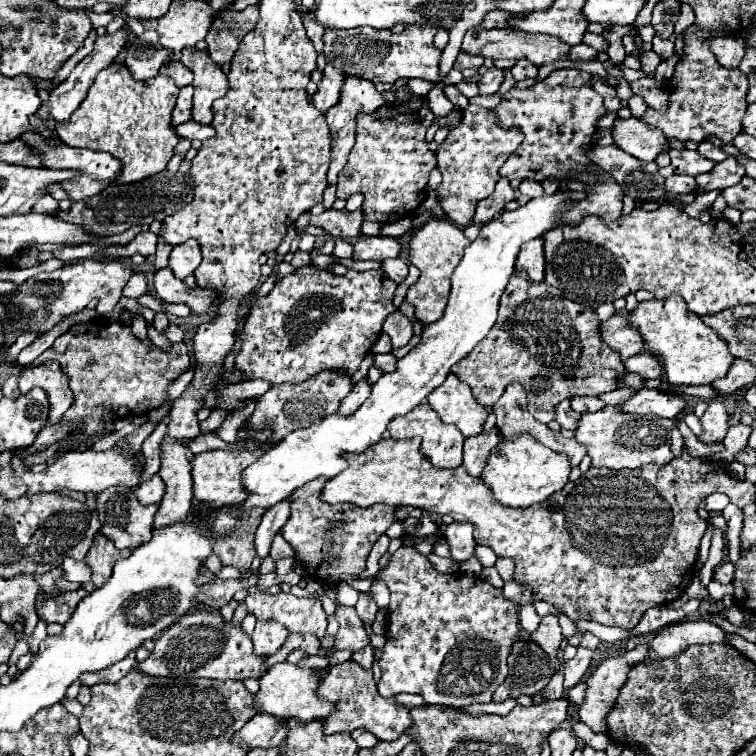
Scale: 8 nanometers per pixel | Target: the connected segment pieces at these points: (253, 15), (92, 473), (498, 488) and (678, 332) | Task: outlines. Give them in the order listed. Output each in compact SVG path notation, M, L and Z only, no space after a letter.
M249 5L245 11L223 11L217 13L209 33L205 37L209 45L209 55L215 63L229 63L237 51L241 39L257 25L259 7Z
M115 447L109 451L93 451L93 449L83 449L83 451L71 451L67 455L63 455L61 459L57 459L55 463L47 465L45 471L41 473L33 473L29 471L21 459L13 457L11 459L11 467L17 475L17 479L23 479L27 485L27 493L25 495L37 495L37 493L55 493L55 491L75 491L75 493L93 493L99 495L101 491L113 487L113 485L121 485L121 487L137 487L139 485L139 469L135 469L133 463L133 455L125 457L123 451L117 451Z
M521 435L511 441L499 441L497 447L489 453L487 467L481 473L483 483L493 491L493 497L505 507L531 507L535 503L545 501L551 493L559 491L569 479L571 465L565 455L555 453L553 449L529 439L529 435Z
M673 295L665 301L651 299L637 303L625 319L631 327L639 329L643 337L643 351L661 359L665 377L671 385L709 385L713 379L719 379L725 371L729 371L733 355L729 353L727 343L711 327L707 327L699 315L687 309L681 295Z

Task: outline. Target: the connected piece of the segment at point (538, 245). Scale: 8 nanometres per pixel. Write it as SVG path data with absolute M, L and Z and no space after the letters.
M541 237L531 239L521 247L519 257L515 261L515 275L527 275L529 283L543 283L545 279L545 255Z

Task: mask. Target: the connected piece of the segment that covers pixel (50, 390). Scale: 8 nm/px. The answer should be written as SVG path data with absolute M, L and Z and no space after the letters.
M43 363L35 369L25 369L19 377L19 389L25 395L33 387L41 387L47 393L49 399L49 425L55 425L61 421L61 415L67 411L67 407L73 403L73 393L69 391L69 385L65 383L65 375L61 375L61 369L57 363Z

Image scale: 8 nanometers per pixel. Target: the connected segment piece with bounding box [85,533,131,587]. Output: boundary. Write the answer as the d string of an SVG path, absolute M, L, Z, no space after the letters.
M97 533L95 539L93 539L93 545L91 545L91 549L89 549L87 557L85 557L87 565L93 571L91 581L95 583L95 587L103 587L109 581L109 575L111 575L115 559L125 557L129 553L131 551L119 551L119 549L115 549L115 545L113 545L111 539L105 539L101 533Z

